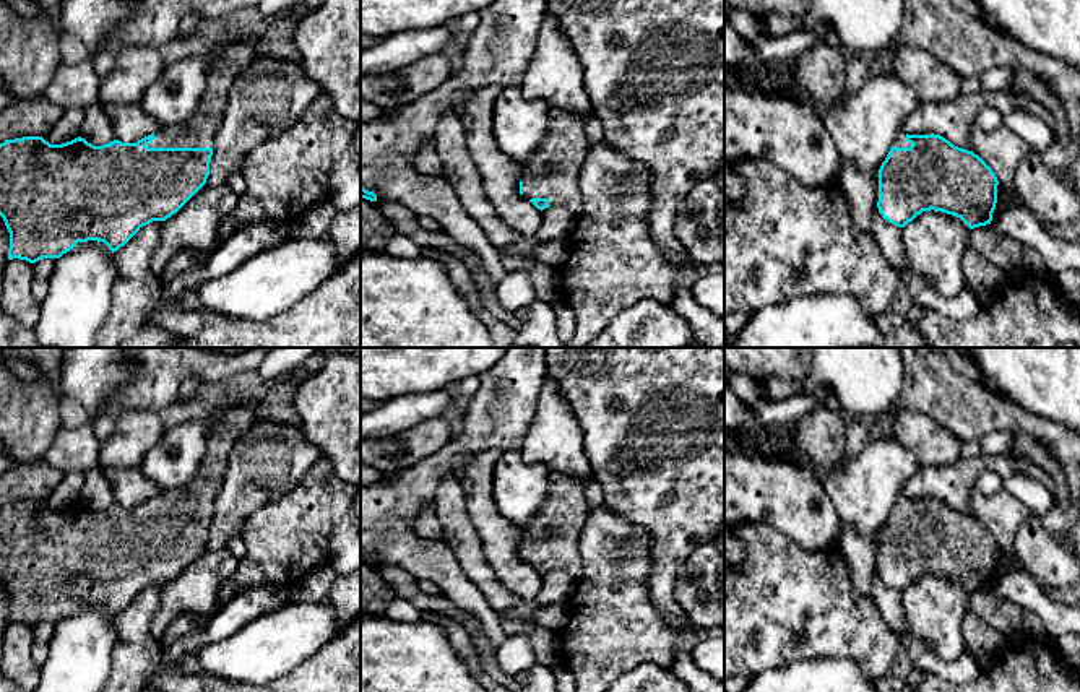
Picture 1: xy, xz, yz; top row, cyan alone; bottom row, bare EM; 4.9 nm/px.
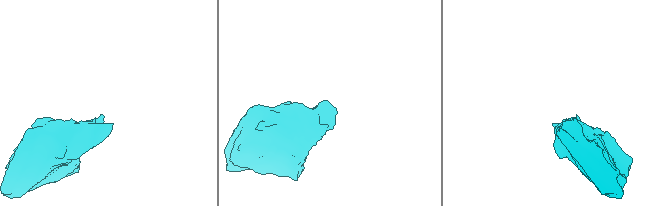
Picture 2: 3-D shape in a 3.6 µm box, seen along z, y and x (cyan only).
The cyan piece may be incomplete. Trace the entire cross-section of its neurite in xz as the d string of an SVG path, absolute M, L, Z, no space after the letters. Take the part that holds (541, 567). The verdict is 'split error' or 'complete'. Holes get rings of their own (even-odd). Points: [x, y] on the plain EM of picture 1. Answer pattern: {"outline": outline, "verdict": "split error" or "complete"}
{"outline": "M551 474L547 497L536 517L515 526L521 533L520 559L538 573L564 570L575 578L581 575L580 534L590 517L586 486L567 474Z", "verdict": "split error"}

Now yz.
{"outline": "M901 495L877 541L879 577L898 591L931 573L957 580L970 593L992 585L996 538L978 518L940 499Z", "verdict": "split error"}

